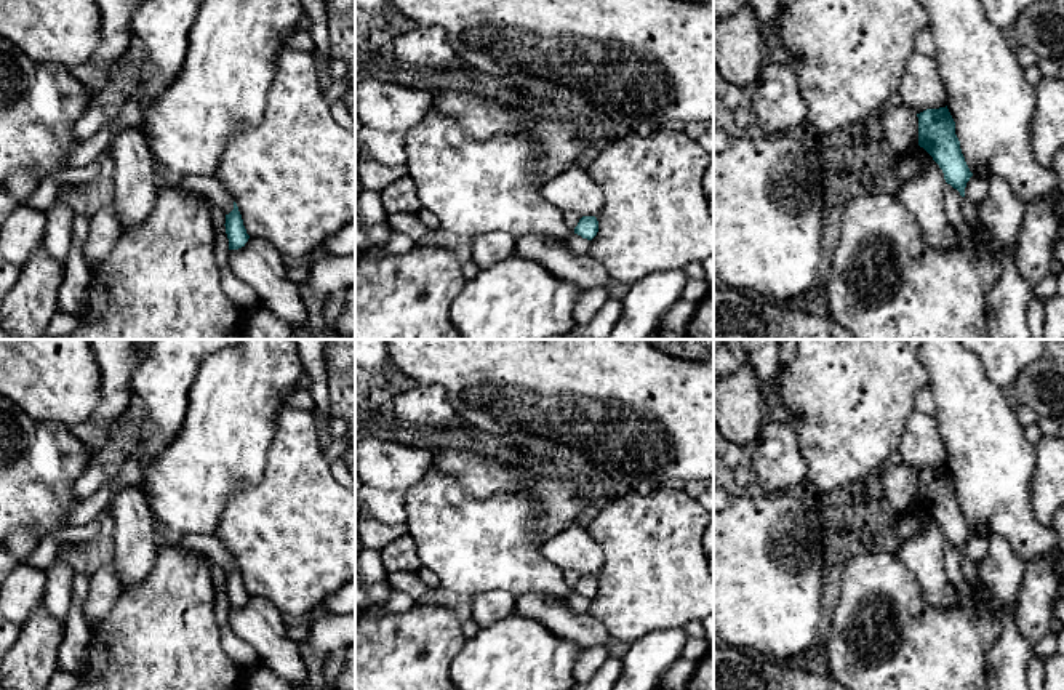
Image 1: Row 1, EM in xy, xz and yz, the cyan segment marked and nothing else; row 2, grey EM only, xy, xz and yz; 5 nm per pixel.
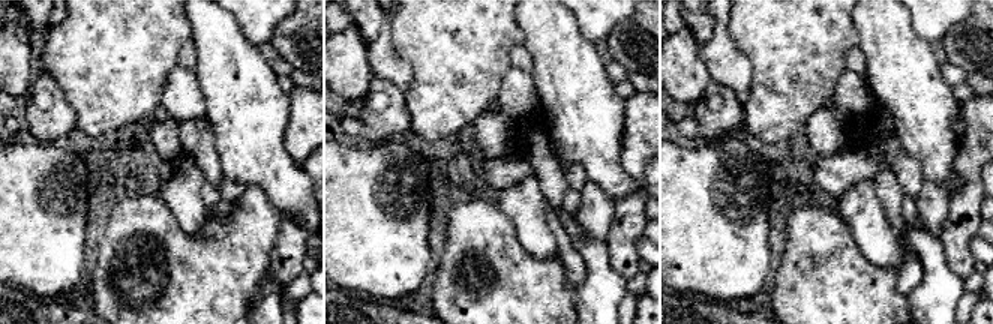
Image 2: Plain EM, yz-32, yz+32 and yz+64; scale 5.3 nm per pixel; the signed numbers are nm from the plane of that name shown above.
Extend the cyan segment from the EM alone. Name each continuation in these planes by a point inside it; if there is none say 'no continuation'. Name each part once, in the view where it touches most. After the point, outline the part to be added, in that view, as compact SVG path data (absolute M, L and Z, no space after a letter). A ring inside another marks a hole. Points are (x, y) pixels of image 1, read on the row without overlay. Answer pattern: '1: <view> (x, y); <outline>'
no continuation

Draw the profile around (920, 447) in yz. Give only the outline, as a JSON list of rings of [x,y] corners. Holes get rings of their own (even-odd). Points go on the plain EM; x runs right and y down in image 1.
[[[918,411],[906,421],[898,451],[917,472],[947,464],[946,445],[936,419]]]

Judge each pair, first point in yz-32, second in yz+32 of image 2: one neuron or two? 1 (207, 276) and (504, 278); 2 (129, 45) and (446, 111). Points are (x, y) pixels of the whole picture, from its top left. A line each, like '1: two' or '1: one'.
1: one
2: one

